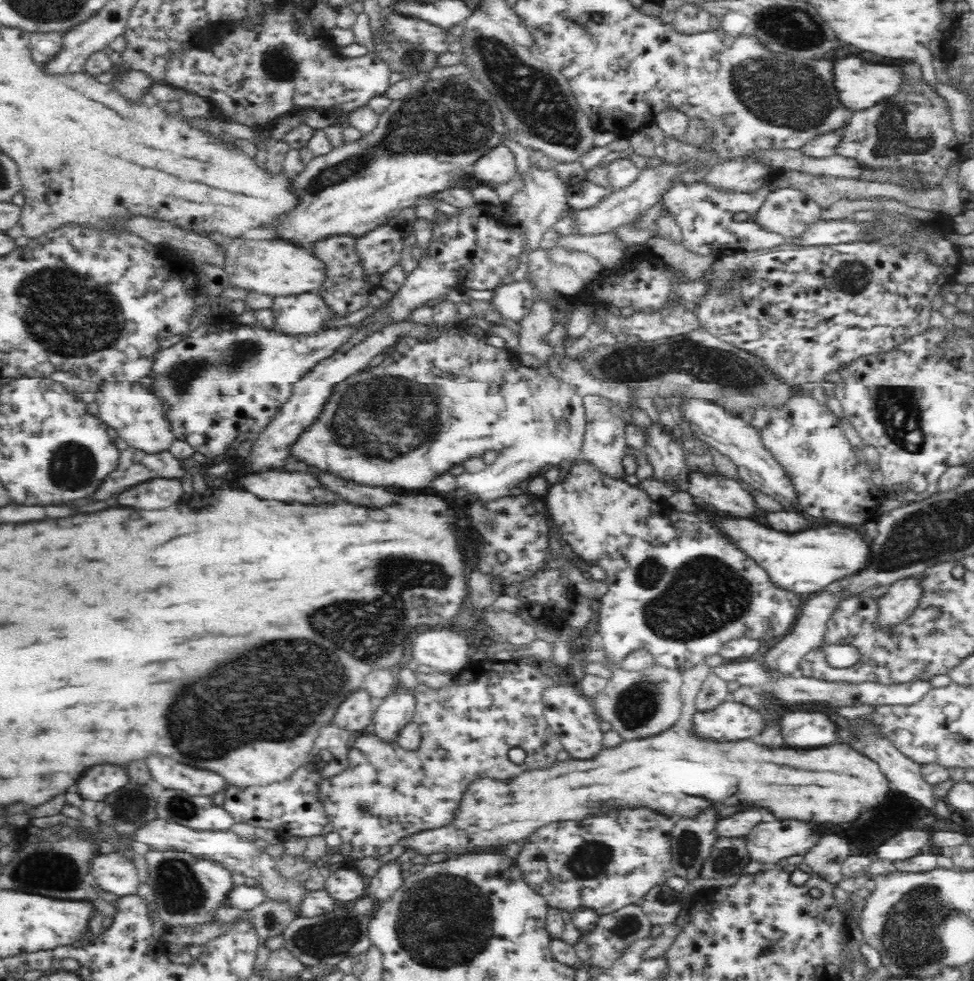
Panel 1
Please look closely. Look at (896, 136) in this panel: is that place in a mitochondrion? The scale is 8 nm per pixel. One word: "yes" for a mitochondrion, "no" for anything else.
yes

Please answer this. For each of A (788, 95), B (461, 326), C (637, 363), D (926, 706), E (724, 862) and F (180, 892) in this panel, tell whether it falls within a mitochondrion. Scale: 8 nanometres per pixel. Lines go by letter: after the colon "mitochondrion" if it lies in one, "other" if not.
A: mitochondrion
B: other
C: mitochondrion
D: other
E: mitochondrion
F: mitochondrion

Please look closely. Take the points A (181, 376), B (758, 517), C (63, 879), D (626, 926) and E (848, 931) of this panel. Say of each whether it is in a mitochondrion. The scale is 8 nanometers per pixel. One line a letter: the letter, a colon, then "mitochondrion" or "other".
A: mitochondrion
B: other
C: mitochondrion
D: mitochondrion
E: other

